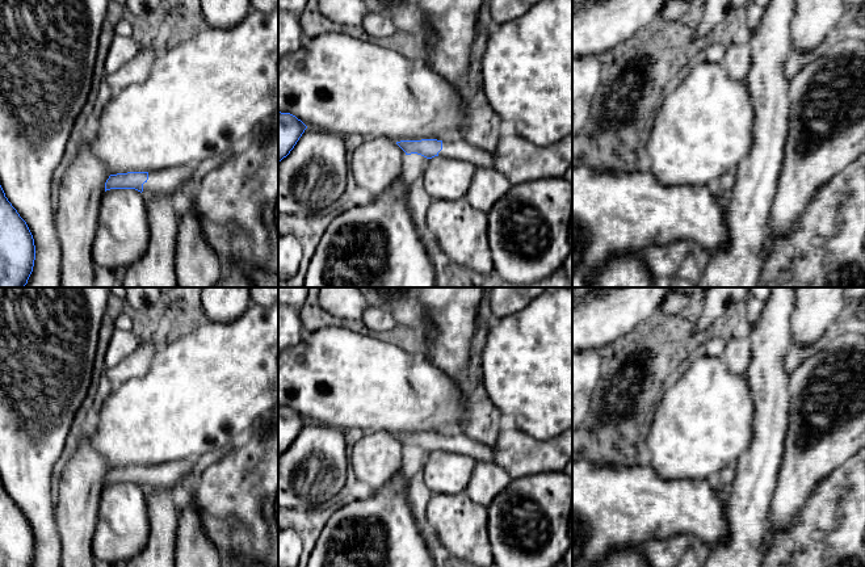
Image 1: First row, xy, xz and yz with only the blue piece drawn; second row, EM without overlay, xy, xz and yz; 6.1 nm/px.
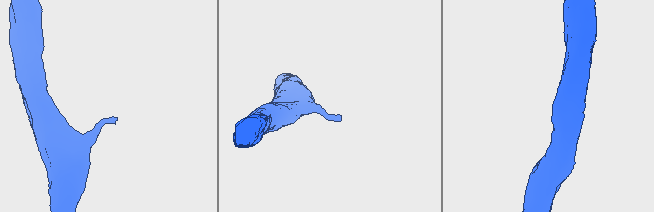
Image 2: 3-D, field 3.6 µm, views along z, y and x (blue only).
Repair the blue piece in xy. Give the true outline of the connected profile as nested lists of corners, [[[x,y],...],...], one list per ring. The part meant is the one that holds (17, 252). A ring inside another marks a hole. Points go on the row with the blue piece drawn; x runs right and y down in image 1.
[[[0,185],[0,287],[25,287],[34,260],[33,235]]]

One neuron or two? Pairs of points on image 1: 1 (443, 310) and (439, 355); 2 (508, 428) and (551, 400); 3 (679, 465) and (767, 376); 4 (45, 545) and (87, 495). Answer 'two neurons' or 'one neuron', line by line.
1: one neuron
2: two neurons
3: two neurons
4: two neurons

